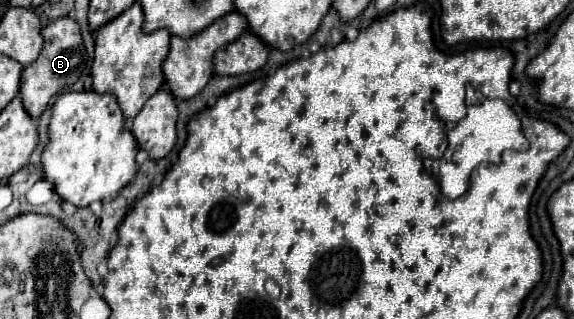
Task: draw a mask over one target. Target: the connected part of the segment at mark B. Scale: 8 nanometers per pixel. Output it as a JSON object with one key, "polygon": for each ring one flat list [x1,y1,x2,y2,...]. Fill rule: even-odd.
{"polygon":[[65,16,65,18,53,20,51,24,47,24,41,30,41,36,43,36,41,54,37,56,37,60,33,64,23,68,21,82,19,82,19,94,21,94,23,106,33,120,37,120,43,114,49,100,59,90,63,90,63,88,67,88,79,80,83,66,87,62,87,52,83,50,83,40,79,34,79,24,73,18]]}

